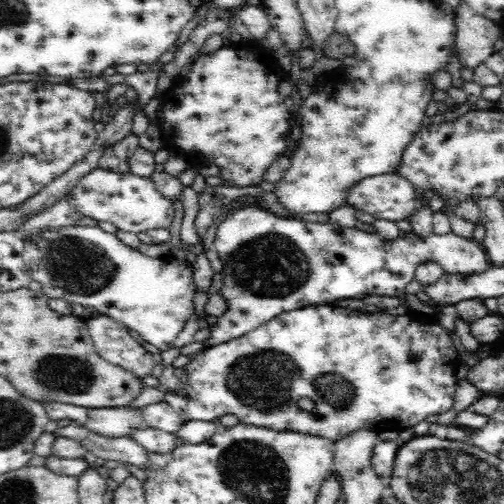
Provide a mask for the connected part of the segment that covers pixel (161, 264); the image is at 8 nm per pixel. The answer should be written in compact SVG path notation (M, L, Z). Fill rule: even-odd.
M44 227L35 235L28 235L23 241L22 254L27 268L30 268L32 280L40 283L41 292L46 299L63 299L70 305L94 307L99 314L110 316L122 322L127 329L136 332L148 344L158 346L160 350L173 347L174 340L189 318L195 315L194 297L196 286L193 282L193 264L180 262L173 256L155 260L147 258L139 249L130 249L122 245L115 234L105 233L99 227Z

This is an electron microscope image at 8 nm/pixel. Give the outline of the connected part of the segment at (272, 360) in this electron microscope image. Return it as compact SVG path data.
M308 306L308 308L298 308L292 312L286 312L282 316L276 316L254 331L248 332L245 336L199 352L183 366L187 376L186 383L182 384L178 392L165 390L164 401L179 413L185 422L190 420L216 422L222 416L231 414L239 422L256 428L270 428L276 432L300 432L308 436L320 436L326 440L332 440L334 443L346 438L352 432L358 432L358 430L373 430L378 433L391 433L395 436L398 432L404 432L406 428L413 428L415 424L422 422L430 414L440 414L452 407L457 388L454 373L460 364L462 362L459 360L451 340L451 332L438 324L434 317L416 316L407 309L364 314L360 310L350 310L350 308Z

